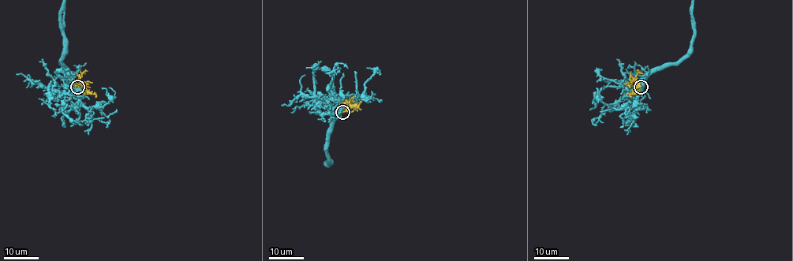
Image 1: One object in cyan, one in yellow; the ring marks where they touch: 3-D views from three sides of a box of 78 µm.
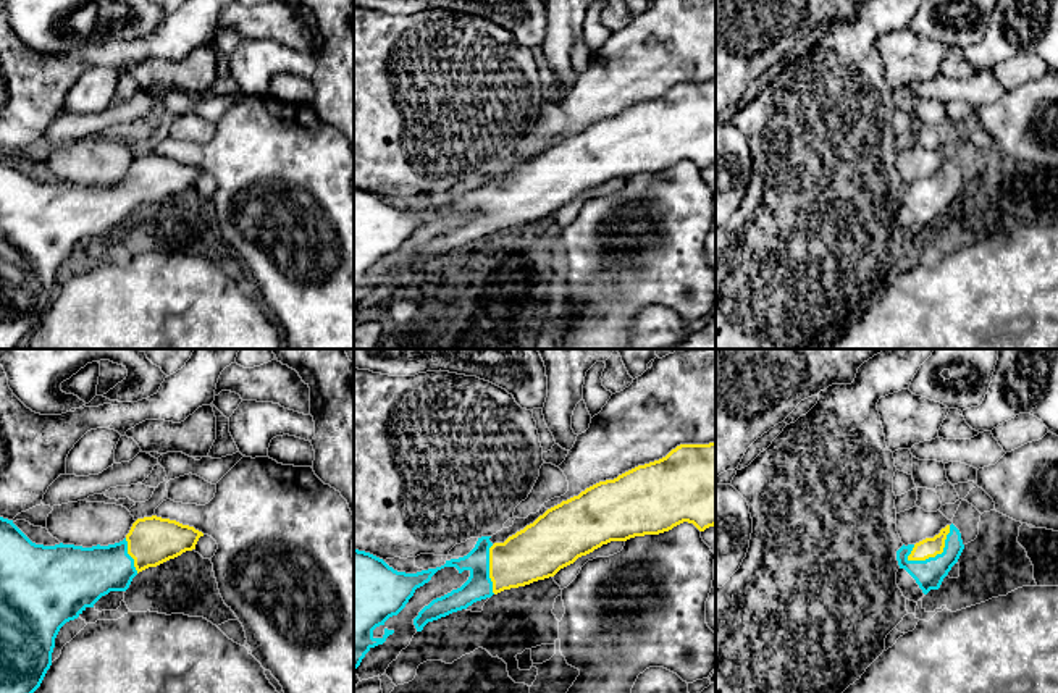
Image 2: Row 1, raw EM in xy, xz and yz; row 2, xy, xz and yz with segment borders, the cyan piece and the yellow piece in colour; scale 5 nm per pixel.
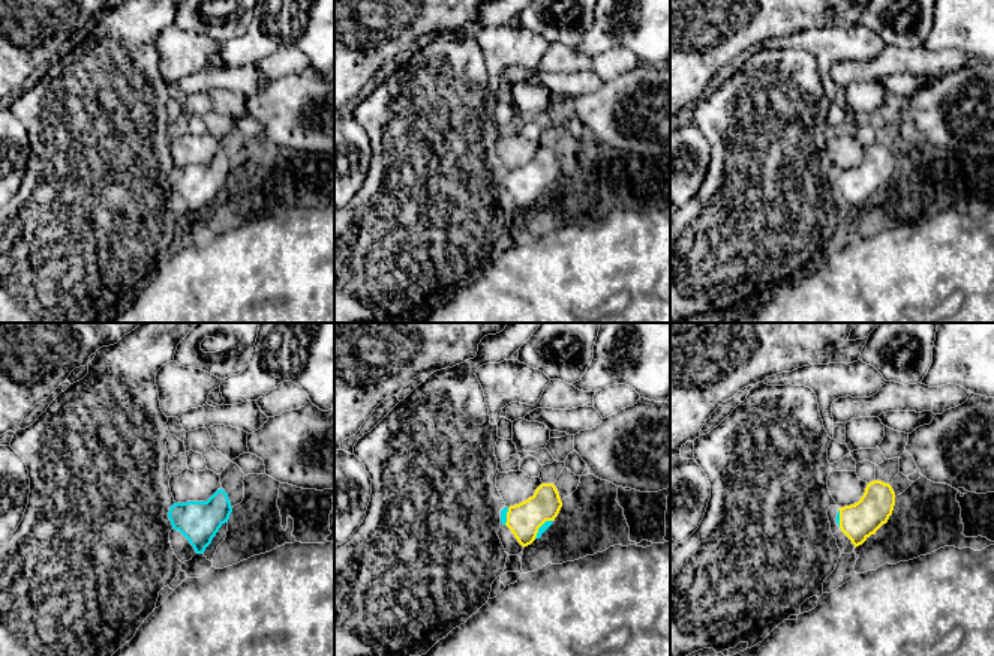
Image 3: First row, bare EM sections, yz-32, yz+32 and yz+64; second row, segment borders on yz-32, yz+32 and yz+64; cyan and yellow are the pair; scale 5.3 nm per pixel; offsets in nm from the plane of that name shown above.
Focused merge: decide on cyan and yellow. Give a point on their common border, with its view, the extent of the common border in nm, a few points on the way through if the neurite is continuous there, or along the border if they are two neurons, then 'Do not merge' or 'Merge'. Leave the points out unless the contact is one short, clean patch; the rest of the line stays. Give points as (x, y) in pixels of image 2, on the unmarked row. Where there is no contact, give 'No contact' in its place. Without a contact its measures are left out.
Touches cyan at yz (937, 193). Shared border 280 nm. Path across: yz (929, 212), (929, 201), (937, 193), (927, 186). Merge

